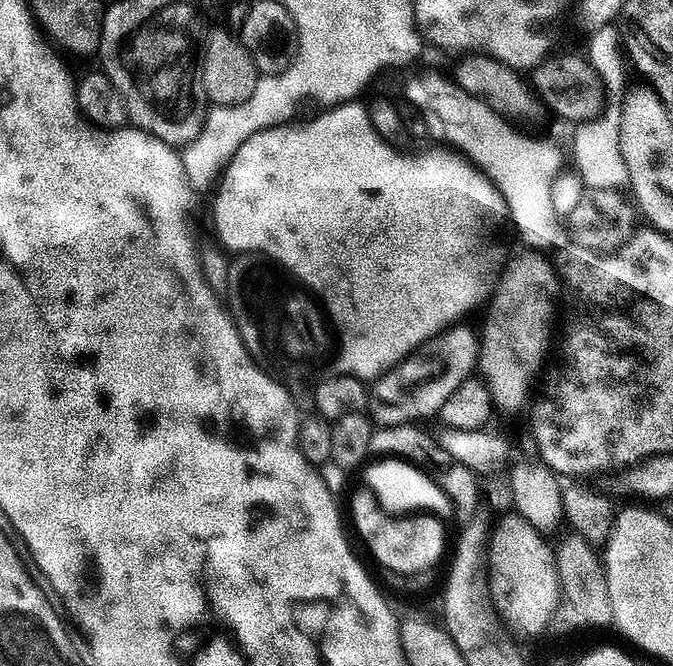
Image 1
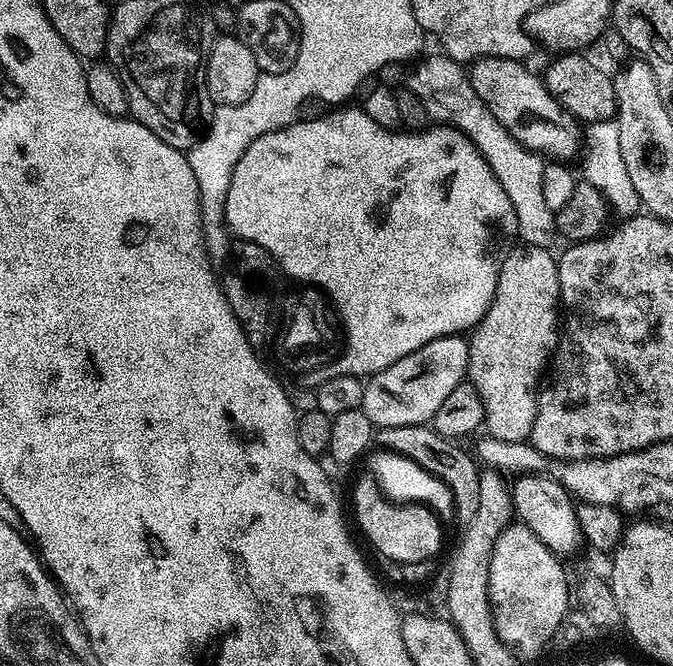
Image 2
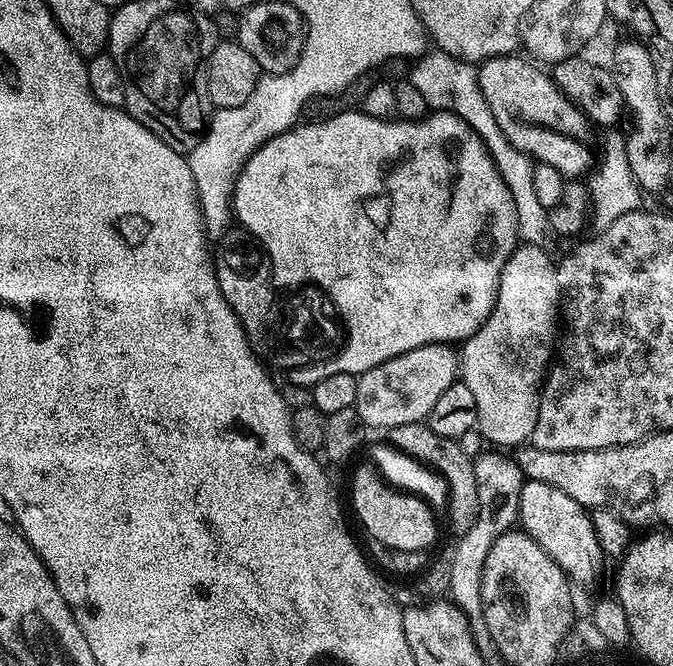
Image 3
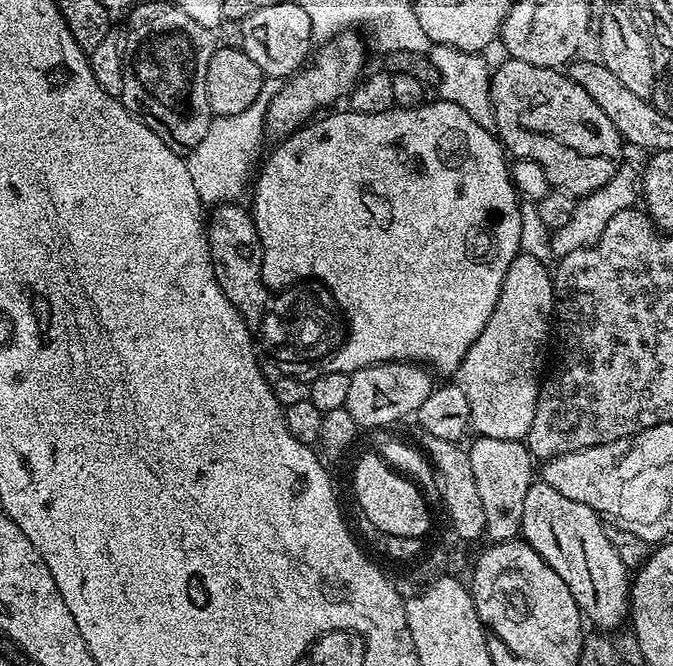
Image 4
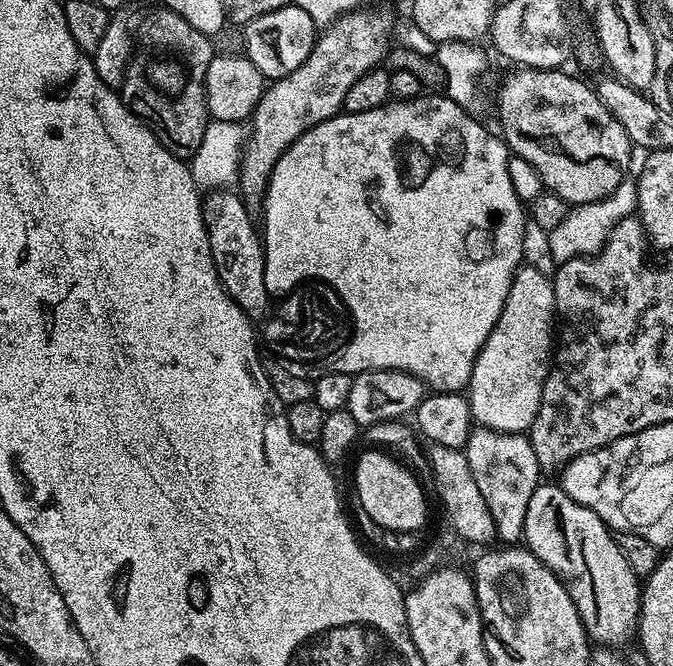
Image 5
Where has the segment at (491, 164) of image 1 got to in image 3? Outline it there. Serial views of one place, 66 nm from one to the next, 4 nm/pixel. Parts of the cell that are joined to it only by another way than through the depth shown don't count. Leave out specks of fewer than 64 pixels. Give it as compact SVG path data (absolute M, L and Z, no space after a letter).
M428 50L411 65L410 79L414 86L425 96L429 109L437 112L453 112L458 118L465 120L477 134L492 155L496 169L502 174L516 207L516 226L521 241L530 246L545 250L551 249L554 233L550 226L548 209L538 202L534 191L534 176L532 174L533 159L514 147L502 134L502 126L490 114L490 106L486 106L486 98L482 98L482 90L478 82L478 68L475 63L459 60L448 52Z

